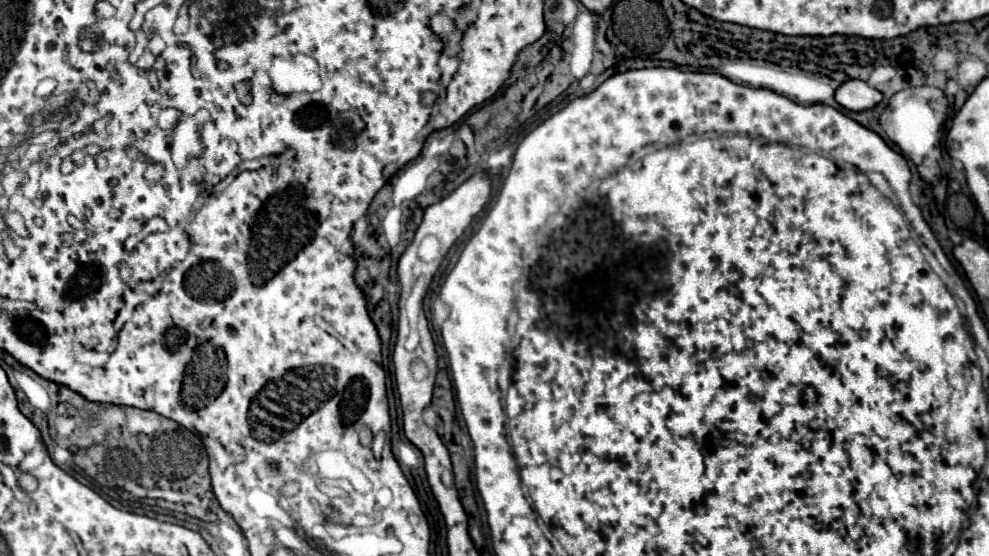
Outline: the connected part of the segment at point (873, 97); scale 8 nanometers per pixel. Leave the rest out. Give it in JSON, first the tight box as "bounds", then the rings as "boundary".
{"bounds":[835,79,881,111],"boundary":[[[849,79],[837,89],[835,101],[849,111],[867,111],[881,101],[881,93],[865,81]]]}

